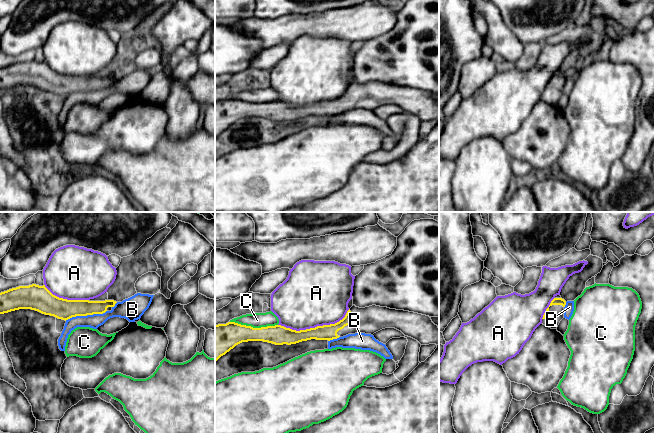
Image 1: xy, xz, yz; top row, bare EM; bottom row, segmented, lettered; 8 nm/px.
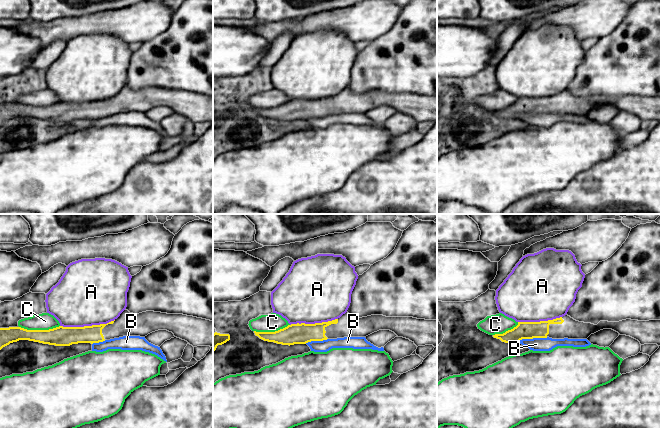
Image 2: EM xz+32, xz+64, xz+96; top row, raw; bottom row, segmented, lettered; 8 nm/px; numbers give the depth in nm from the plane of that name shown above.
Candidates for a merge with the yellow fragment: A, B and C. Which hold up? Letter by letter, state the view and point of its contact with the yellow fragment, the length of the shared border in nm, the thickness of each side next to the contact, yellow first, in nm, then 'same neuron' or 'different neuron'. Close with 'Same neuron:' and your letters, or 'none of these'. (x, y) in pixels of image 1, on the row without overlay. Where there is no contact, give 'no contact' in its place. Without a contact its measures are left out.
A: xz (315, 103) | 600 nm | 130/480 nm | different neuron
B: xy (85, 91) | 340 nm | 170/110 nm | different neuron
C: xz (254, 104) | 380 nm | 220/120 nm | different neuron
Same neuron: none of these

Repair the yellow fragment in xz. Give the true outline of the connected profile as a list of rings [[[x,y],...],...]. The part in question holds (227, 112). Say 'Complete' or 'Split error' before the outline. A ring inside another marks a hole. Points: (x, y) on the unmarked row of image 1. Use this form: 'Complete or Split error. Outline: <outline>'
Split error. Outline: [[[353,81],[347,87],[345,93],[335,100],[317,102],[315,104],[300,107],[292,106],[281,101],[261,104],[253,104],[251,102],[241,101],[235,98],[215,101],[215,137],[242,118],[263,117],[275,121],[291,121],[311,115],[330,117],[355,109],[373,111],[385,104],[395,104],[401,107],[405,112],[417,116],[421,121],[439,120],[439,103],[432,98],[429,92],[376,81],[365,84],[359,84]]]

